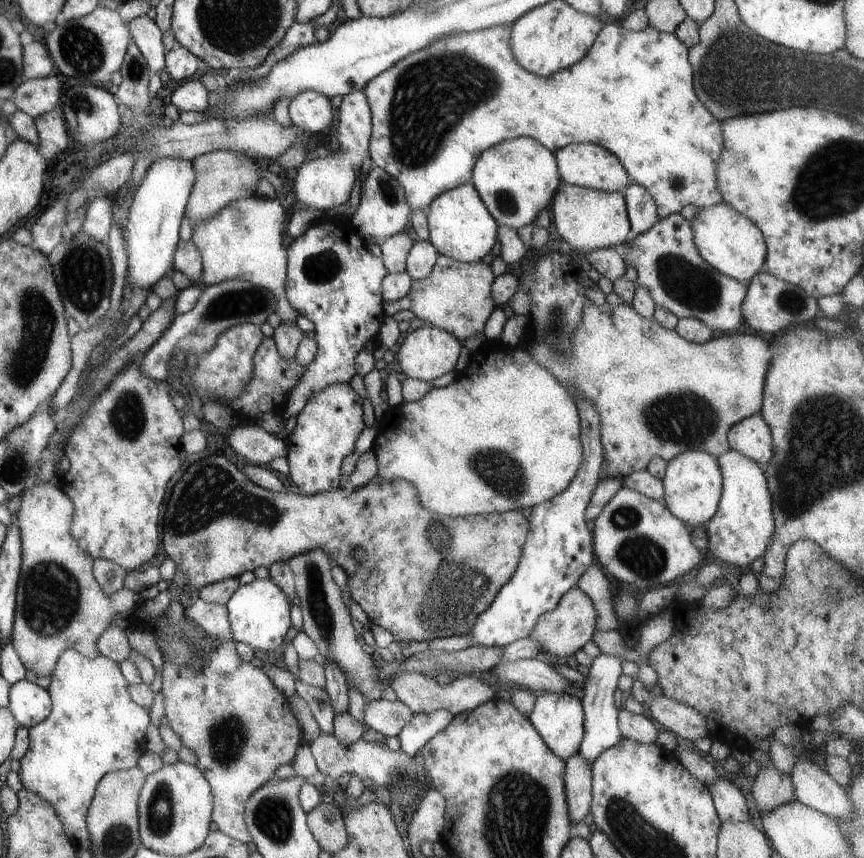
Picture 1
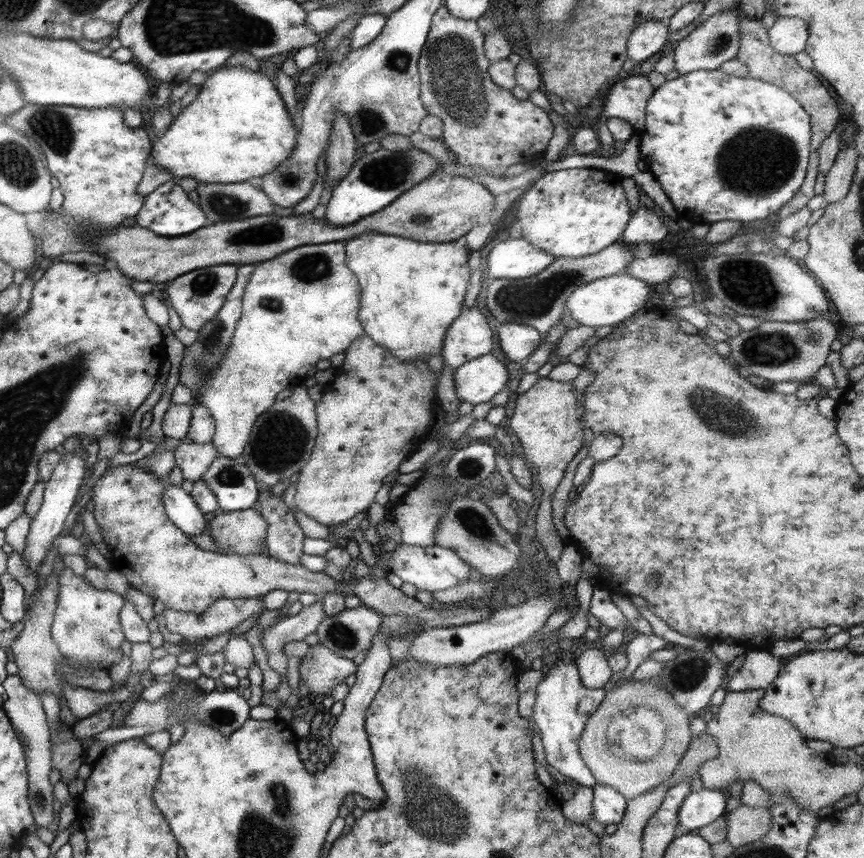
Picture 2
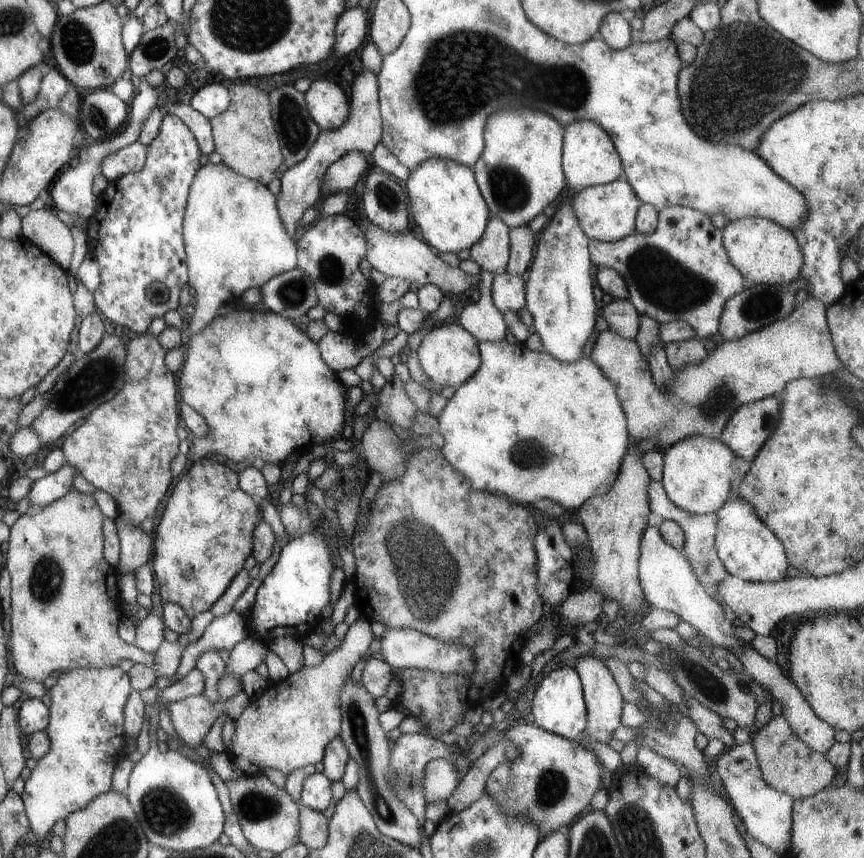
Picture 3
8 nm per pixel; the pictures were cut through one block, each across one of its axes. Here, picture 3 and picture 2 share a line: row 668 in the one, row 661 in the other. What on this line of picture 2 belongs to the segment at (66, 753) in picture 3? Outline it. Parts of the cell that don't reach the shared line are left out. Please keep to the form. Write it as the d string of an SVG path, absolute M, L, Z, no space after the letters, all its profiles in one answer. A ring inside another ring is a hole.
M63 568L57 578L56 610L50 627L51 639L63 658L72 658L74 662L98 662L102 669L109 670L114 664L124 662L119 644L124 636L119 624L119 610L124 599L110 591L95 589L83 578L73 574L69 568Z

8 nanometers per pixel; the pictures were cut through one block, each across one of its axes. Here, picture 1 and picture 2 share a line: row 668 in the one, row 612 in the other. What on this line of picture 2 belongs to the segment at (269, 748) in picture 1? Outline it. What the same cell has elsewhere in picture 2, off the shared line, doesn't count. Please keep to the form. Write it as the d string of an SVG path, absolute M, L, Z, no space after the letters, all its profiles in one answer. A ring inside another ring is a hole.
M261 597L255 598L217 598L213 604L209 605L201 614L195 614L194 612L183 612L165 607L162 610L162 616L165 620L165 630L167 632L181 636L183 639L192 641L193 643L198 640L208 640L229 629L233 629L241 624L247 618L251 618L253 615L259 616L264 612L263 602Z

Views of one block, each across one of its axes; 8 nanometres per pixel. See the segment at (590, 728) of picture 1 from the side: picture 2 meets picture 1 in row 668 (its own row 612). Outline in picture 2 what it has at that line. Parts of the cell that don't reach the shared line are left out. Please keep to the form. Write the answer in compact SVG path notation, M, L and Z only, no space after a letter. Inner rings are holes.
M596 587L592 590L588 613L599 621L599 624L615 630L618 626L624 626L624 632L631 633L630 625L627 623L621 612L609 598L610 592L604 588Z

